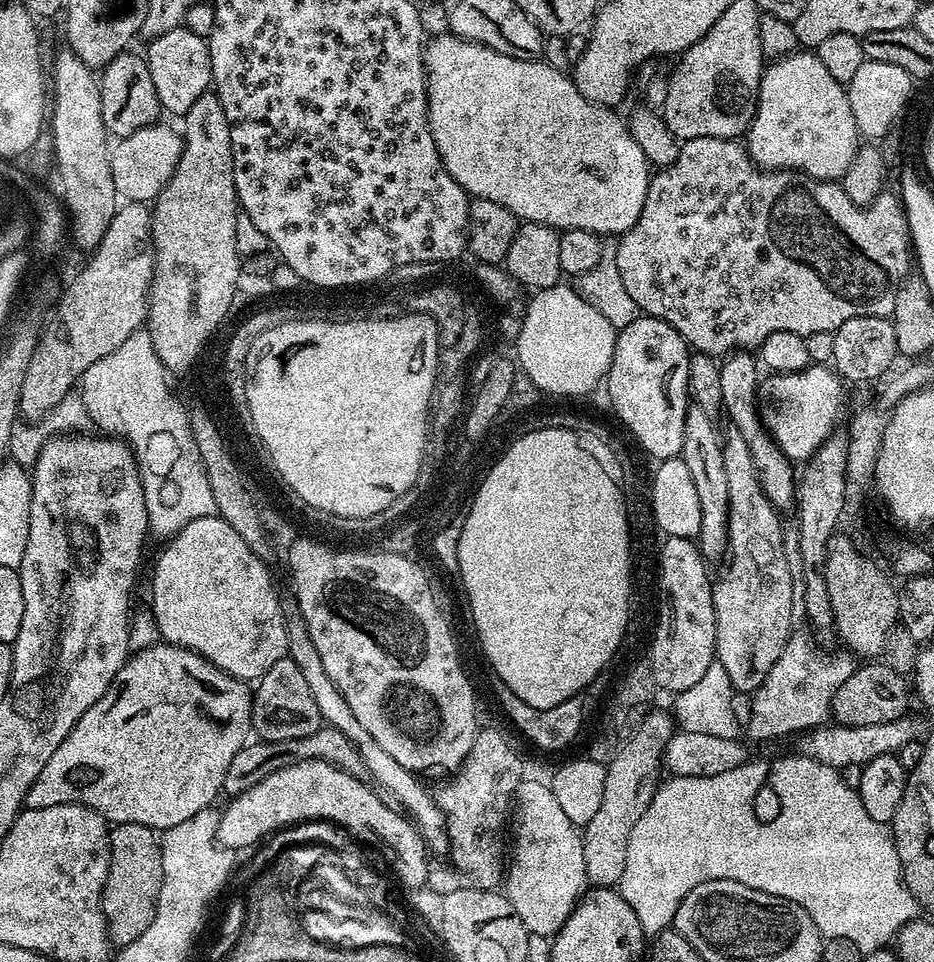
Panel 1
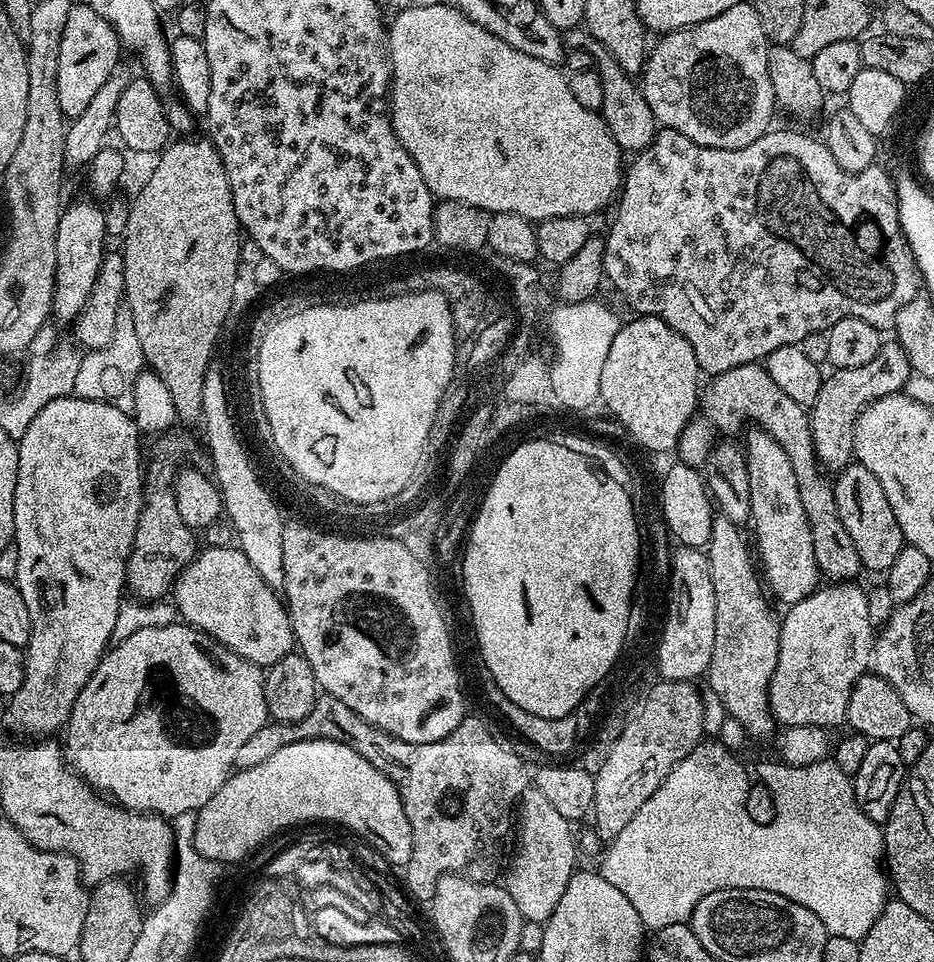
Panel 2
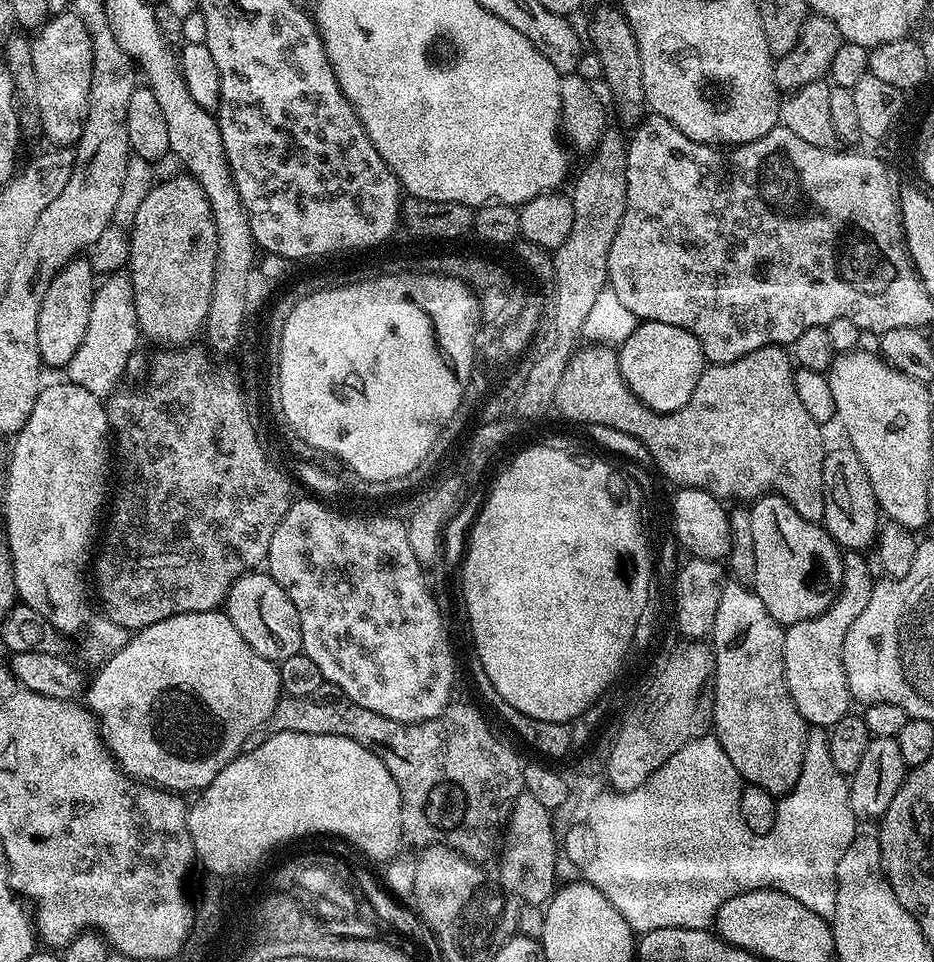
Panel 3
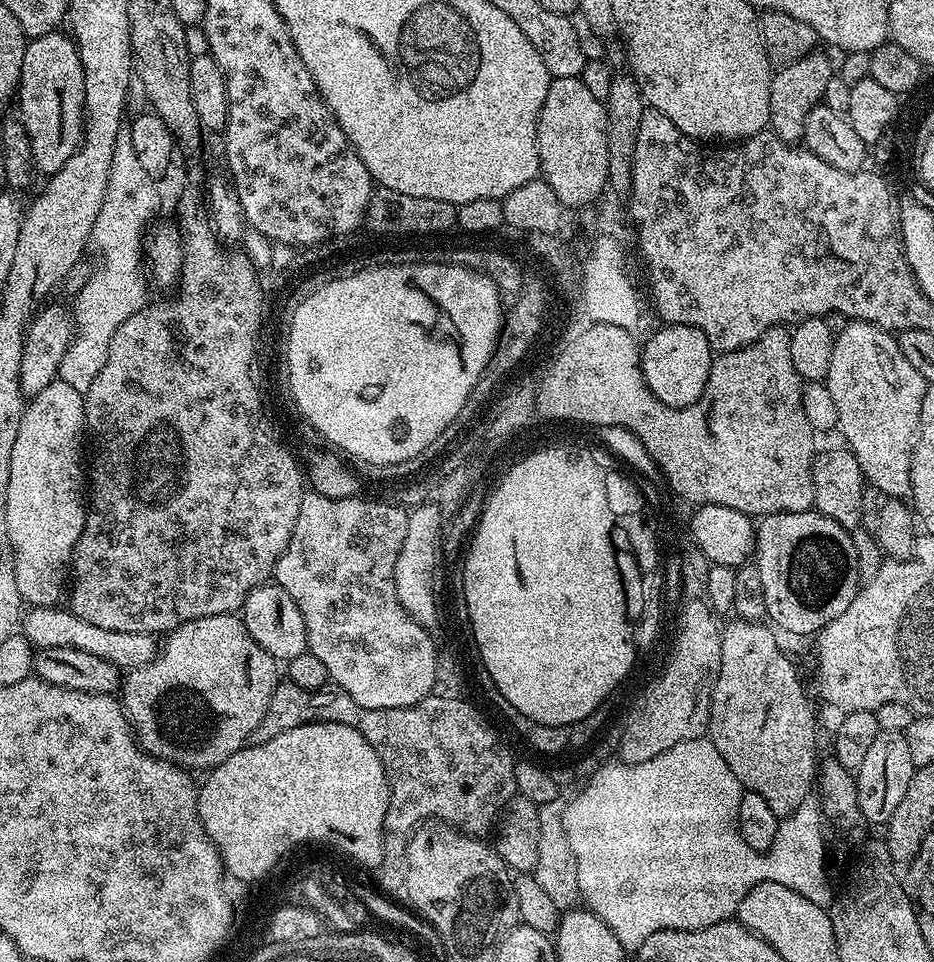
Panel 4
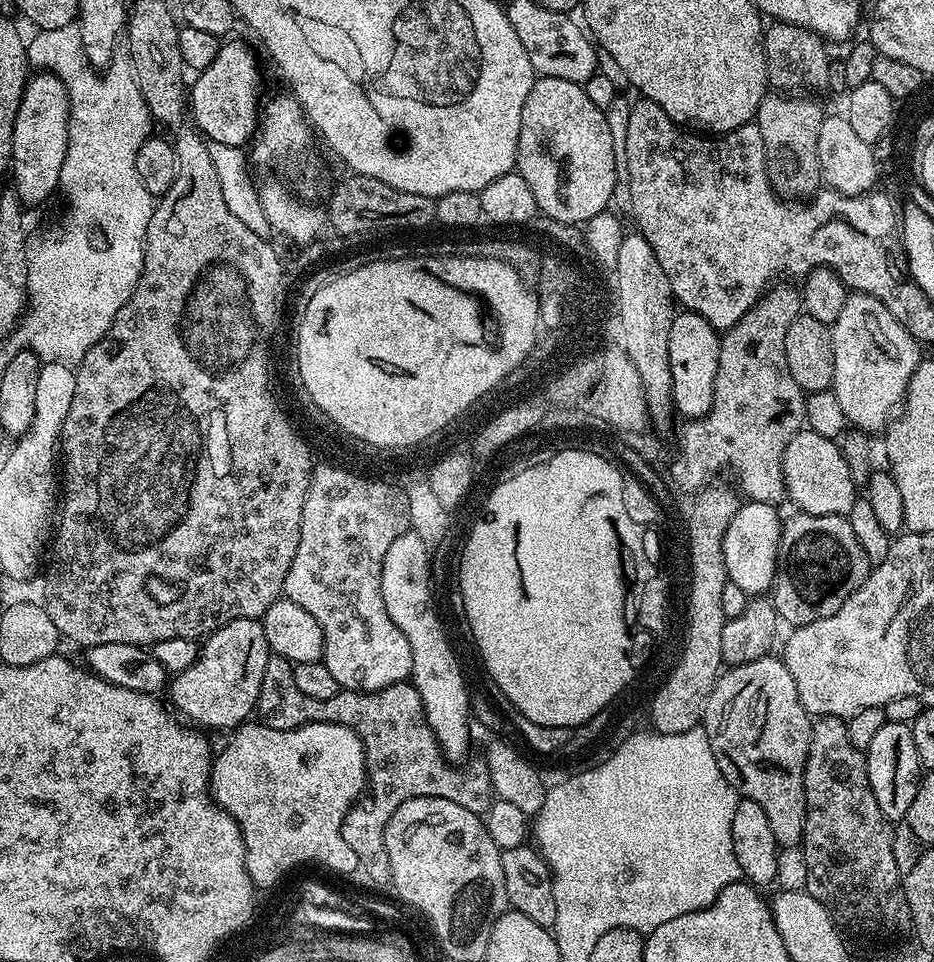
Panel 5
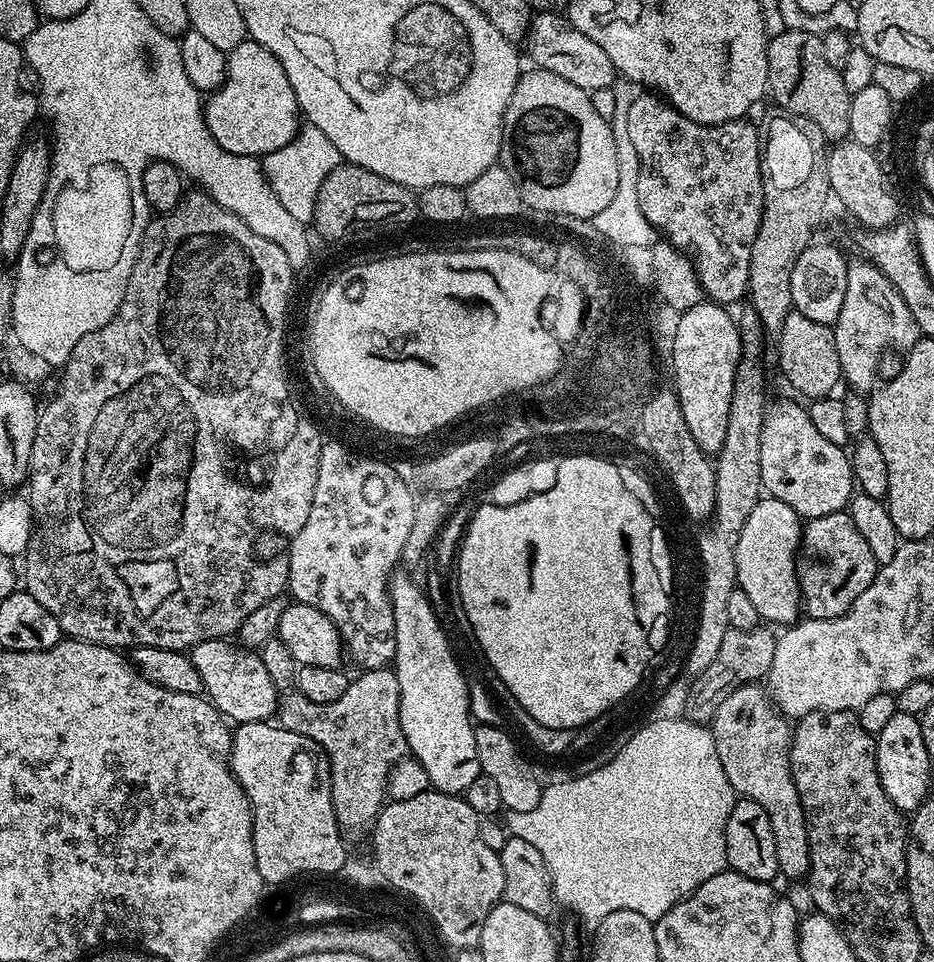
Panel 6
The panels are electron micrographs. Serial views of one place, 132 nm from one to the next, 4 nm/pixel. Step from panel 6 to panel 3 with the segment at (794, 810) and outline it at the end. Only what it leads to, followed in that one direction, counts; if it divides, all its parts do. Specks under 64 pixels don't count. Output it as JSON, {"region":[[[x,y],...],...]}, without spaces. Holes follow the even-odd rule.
{"region":[[[725,583],[722,598],[718,602],[718,614],[714,614],[711,631],[715,656],[716,689],[712,699],[712,728],[714,735],[730,754],[734,770],[738,770],[744,784],[762,786],[771,796],[781,797],[796,785],[802,774],[802,762],[808,745],[810,725],[798,714],[798,706],[788,693],[784,673],[784,628],[762,606],[762,598],[747,583]]]}

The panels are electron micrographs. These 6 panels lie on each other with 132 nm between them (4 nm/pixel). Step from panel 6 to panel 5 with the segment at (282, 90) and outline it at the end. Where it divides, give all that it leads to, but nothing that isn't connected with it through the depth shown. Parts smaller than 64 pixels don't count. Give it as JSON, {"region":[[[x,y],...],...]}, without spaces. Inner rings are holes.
{"region":[[[232,39],[221,43],[210,66],[195,73],[196,81],[190,84],[190,120],[205,140],[222,142],[222,146],[244,148],[255,137],[262,115],[260,64],[246,45]]]}

